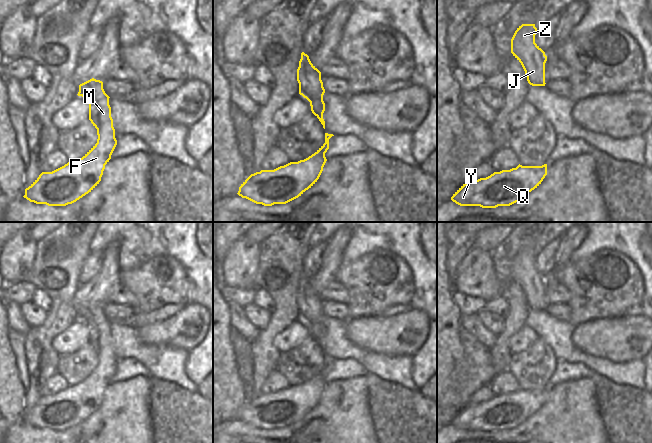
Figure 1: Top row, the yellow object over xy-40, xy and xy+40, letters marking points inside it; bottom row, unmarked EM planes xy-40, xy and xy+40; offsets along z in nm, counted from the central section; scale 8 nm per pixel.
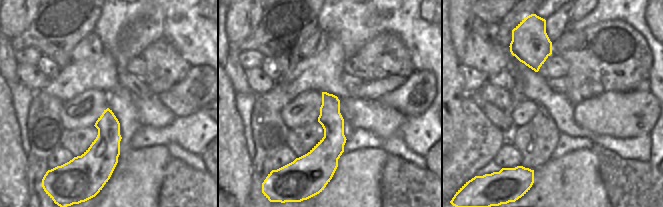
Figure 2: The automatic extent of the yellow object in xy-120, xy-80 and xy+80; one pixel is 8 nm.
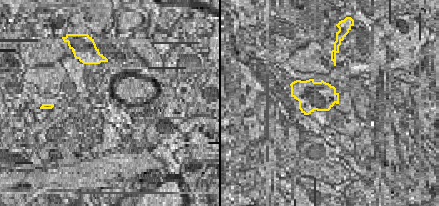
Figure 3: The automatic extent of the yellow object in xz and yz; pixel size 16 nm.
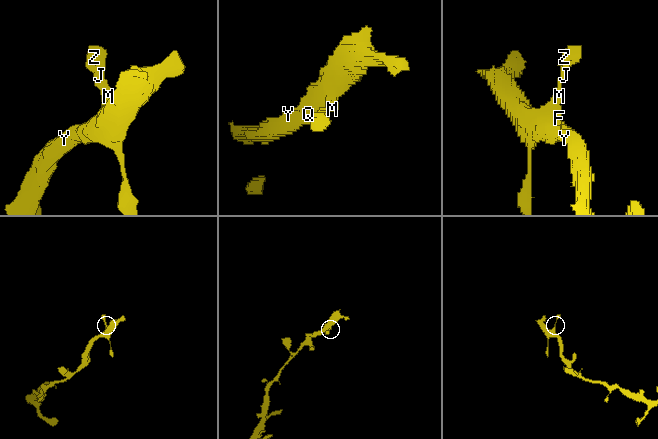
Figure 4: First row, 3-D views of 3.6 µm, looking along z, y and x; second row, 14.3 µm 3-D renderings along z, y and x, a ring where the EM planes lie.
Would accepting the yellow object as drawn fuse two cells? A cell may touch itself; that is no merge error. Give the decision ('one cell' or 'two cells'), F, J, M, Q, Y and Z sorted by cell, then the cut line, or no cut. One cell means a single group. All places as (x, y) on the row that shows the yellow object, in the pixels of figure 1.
one cell; groups F J M Q Y Z; cut none

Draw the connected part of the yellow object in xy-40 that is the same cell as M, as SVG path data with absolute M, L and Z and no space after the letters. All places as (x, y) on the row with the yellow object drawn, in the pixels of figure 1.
M94 78L79 85L78 96L82 96L89 103L89 120L97 129L97 143L80 159L68 162L64 166L52 171L42 172L39 177L25 189L23 196L30 202L46 204L48 206L66 206L72 204L91 192L101 181L105 165L117 145L115 129L111 117L109 96L103 89L103 82Z

